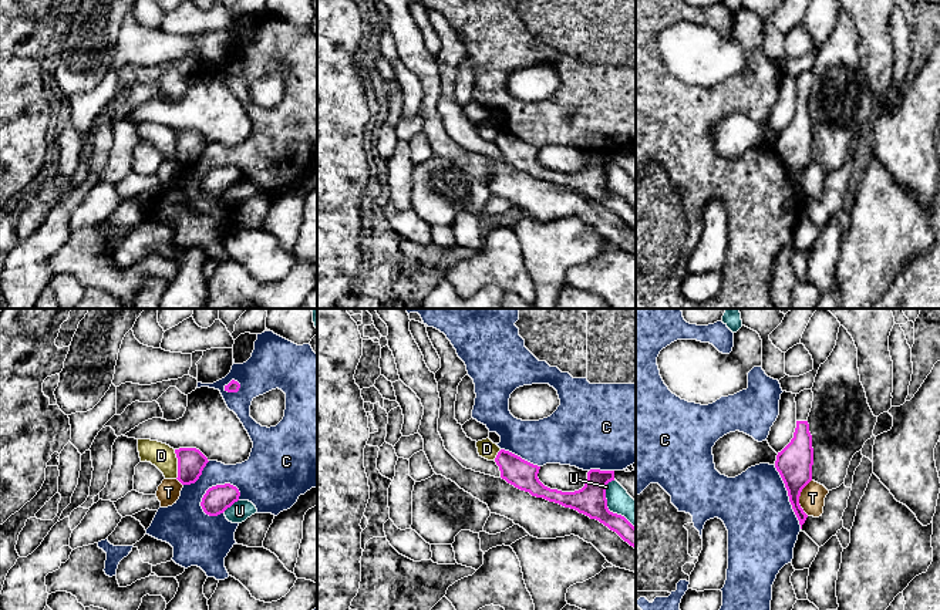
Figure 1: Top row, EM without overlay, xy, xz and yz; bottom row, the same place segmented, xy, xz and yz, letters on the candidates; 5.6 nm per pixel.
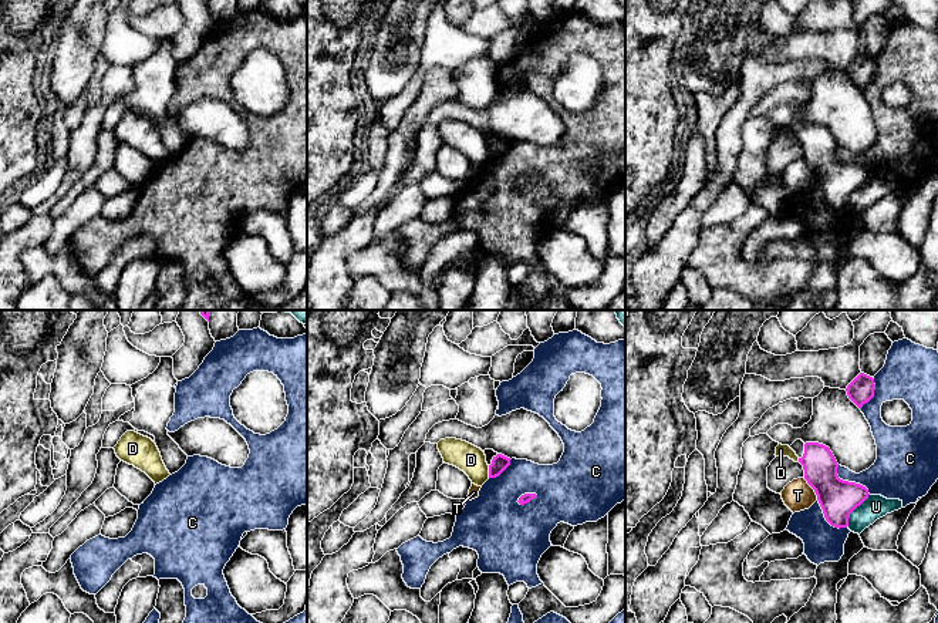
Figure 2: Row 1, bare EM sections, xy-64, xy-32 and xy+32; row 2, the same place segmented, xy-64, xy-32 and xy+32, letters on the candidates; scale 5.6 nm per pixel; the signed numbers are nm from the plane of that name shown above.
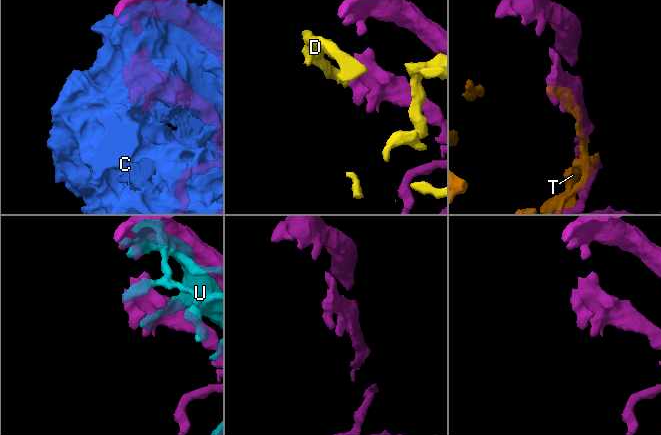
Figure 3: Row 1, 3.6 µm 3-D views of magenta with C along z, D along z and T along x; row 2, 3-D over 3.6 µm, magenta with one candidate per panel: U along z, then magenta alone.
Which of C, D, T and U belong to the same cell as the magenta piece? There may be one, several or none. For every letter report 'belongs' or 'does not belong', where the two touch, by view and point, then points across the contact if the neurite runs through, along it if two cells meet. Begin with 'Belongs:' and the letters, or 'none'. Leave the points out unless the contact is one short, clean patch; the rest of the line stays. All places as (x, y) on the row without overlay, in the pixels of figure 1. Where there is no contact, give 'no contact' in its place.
Belongs: none
C: does not belong; meets magenta in xy at (216, 167)
D: does not belong; meets magenta in xy at (178, 145); border along xy (174, 131), (177, 159)
T: does not belong; meets magenta in yz at (798, 179)
U: does not belong; meets magenta in xz at (607, 189)

